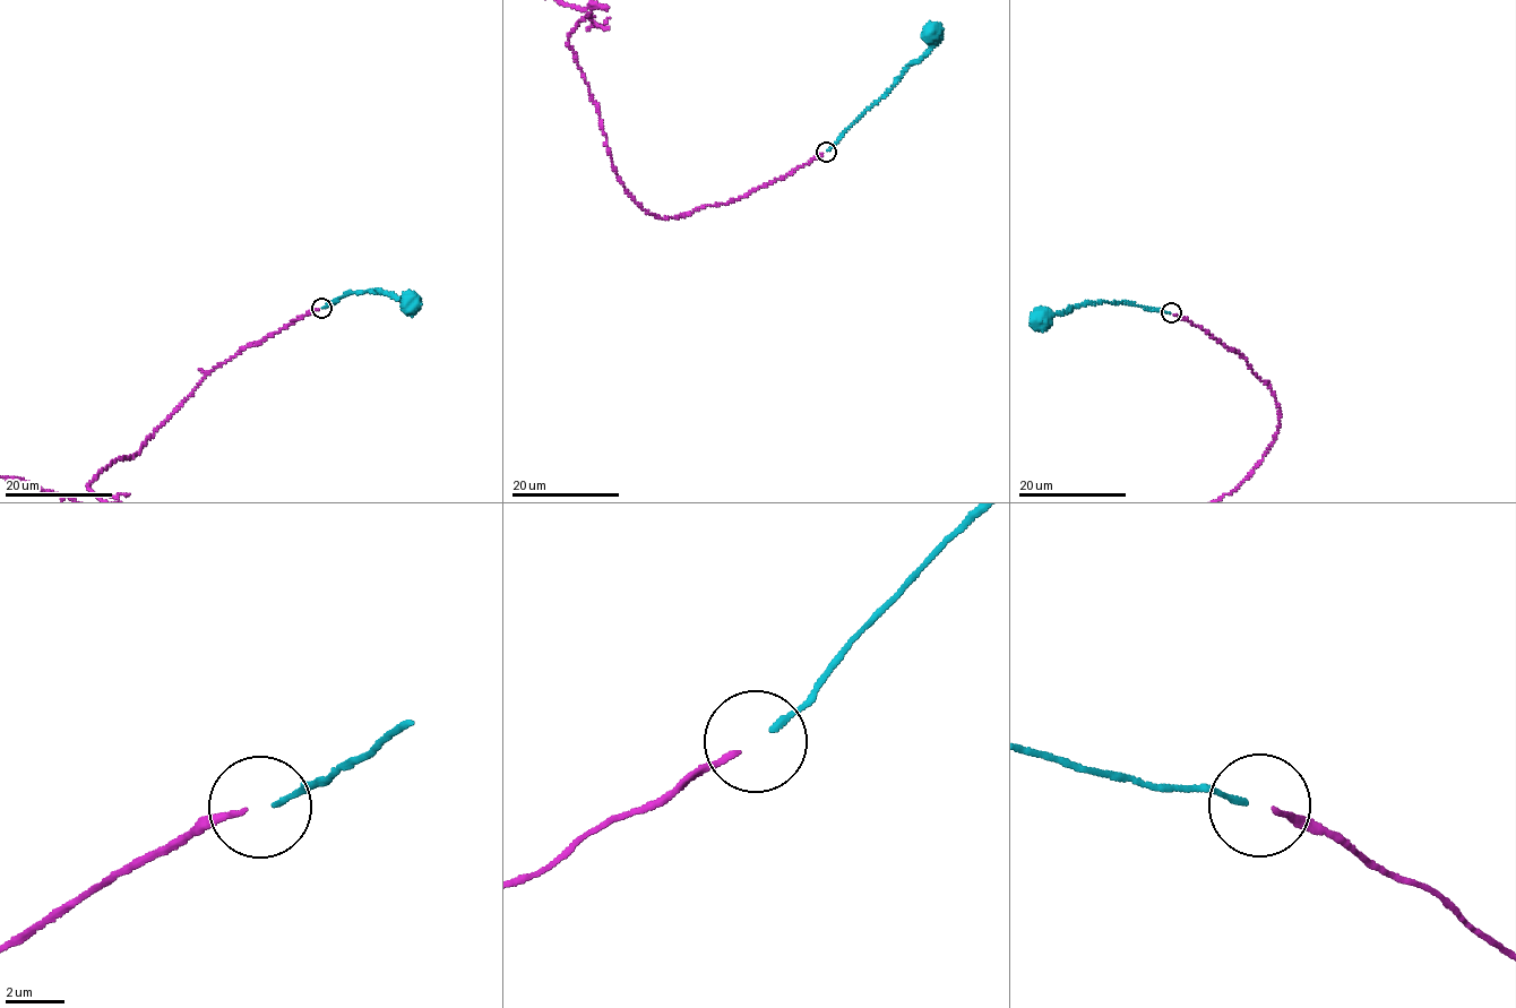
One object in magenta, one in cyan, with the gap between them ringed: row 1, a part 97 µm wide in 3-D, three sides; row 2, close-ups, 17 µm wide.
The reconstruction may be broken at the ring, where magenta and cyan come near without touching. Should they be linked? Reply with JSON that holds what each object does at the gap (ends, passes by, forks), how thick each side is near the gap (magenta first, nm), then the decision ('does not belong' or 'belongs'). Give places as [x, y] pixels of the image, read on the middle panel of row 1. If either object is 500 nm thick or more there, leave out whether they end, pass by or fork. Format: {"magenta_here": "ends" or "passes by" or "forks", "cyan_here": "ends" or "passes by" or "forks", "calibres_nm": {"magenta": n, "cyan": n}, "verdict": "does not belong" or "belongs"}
{"magenta_here": "ends", "cyan_here": "ends", "calibres_nm": {"magenta": 180, "cyan": 200}, "verdict": "belongs"}

